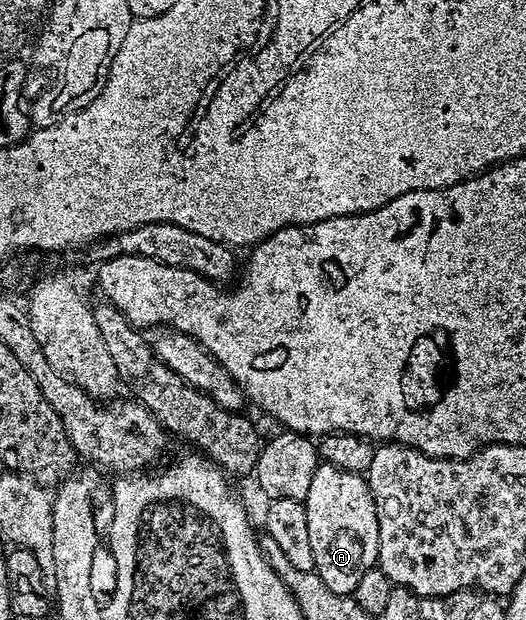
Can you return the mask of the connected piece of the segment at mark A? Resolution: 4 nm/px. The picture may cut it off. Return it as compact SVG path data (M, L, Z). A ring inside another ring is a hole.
M321 464L311 476L305 500L315 571L331 592L352 595L359 576L377 566L377 509L368 481L360 474Z

